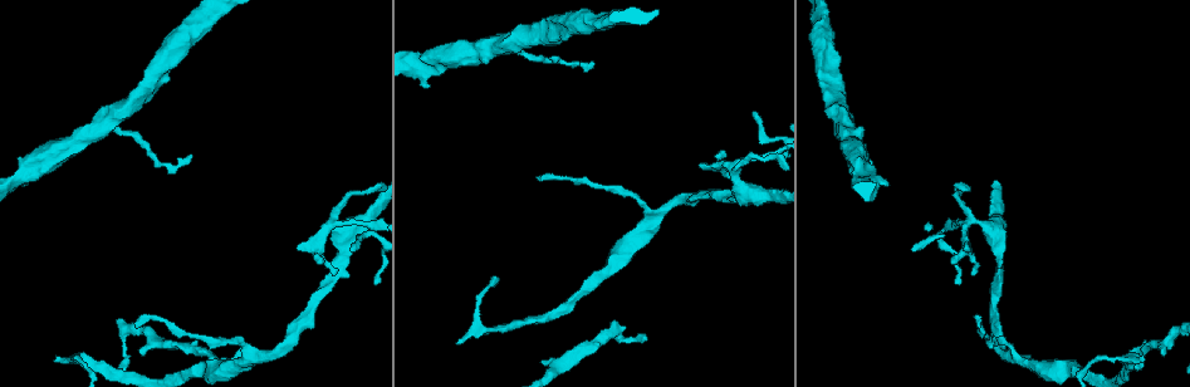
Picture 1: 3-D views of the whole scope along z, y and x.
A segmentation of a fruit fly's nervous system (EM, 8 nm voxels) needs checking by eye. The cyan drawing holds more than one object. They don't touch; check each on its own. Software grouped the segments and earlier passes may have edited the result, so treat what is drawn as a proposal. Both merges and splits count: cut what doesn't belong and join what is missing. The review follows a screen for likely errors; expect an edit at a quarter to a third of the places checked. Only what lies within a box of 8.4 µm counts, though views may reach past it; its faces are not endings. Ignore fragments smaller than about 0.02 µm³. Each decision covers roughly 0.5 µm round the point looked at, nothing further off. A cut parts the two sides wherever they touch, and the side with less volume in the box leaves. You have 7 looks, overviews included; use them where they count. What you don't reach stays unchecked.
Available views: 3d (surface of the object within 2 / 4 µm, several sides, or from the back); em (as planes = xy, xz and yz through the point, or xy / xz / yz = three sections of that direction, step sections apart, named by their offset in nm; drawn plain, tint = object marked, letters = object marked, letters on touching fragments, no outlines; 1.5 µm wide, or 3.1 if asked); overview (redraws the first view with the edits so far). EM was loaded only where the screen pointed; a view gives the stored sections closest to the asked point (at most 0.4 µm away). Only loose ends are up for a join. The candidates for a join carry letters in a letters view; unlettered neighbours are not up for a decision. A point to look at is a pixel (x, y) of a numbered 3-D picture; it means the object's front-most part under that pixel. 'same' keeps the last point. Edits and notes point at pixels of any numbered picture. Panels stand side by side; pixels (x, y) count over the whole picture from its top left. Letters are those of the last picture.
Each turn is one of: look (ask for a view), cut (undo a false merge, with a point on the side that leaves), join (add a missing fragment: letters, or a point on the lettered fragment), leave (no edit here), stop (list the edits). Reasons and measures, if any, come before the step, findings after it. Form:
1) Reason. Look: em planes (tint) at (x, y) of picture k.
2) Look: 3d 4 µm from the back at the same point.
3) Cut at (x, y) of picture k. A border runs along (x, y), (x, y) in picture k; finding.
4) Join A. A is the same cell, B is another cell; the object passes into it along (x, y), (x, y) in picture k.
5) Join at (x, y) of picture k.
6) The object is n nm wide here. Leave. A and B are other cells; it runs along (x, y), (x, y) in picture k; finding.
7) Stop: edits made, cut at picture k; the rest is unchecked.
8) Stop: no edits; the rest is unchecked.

Stops while still wide. Look: 3d 2 µm at (25, 185) of picture 1.

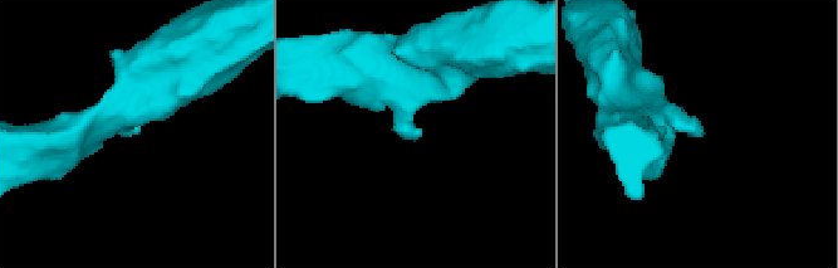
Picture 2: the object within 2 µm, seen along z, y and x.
Look: em planes (letters) at (417, 135) of picture 2.

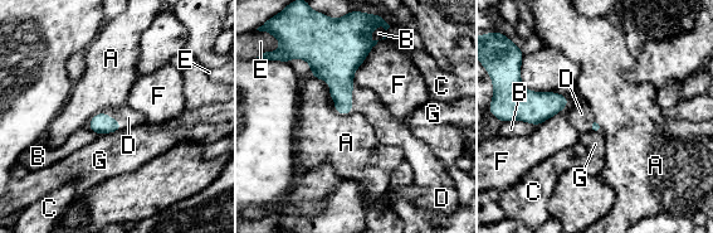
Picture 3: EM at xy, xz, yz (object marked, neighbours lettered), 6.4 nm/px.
Join D. D is the same cell, A, B, C, E, F and G are other cells; the object passes into it along (337, 63), (351, 100), (364, 101) in picture 3; the cell continues.

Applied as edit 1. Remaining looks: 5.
An open end. Look: em planes (letters) at (299, 250) of picture 1.

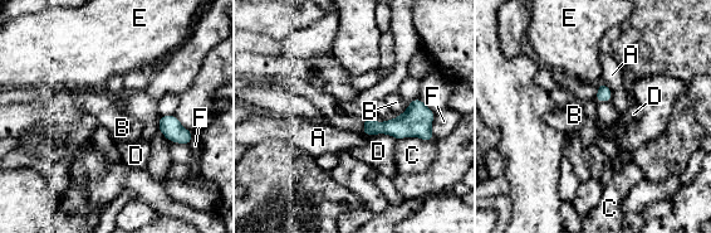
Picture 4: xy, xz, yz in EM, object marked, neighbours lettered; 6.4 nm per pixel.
The object is 100 nm wide here. Leave. A, B, C, D, E and F are other cells; a border runs along (599, 82), (609, 88), (612, 101) in picture 4; no lettered fragment goes on from it.

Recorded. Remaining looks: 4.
Free end. Look: em planes (letters) at (455, 343) of picture 1.

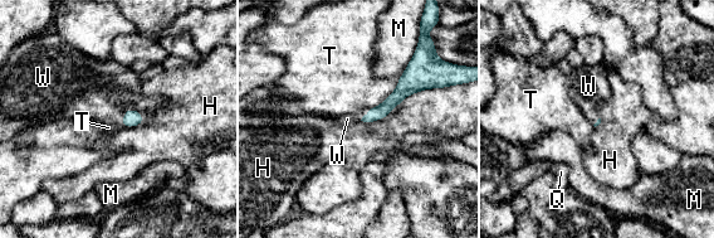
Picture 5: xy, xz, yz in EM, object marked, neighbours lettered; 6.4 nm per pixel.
Join W. W is the same cell, H, M, Q and T are other cells; it goes on there.

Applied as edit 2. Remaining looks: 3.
Stop: edits made, join at picture 3, join at picture 5; the rest is unchecked.

